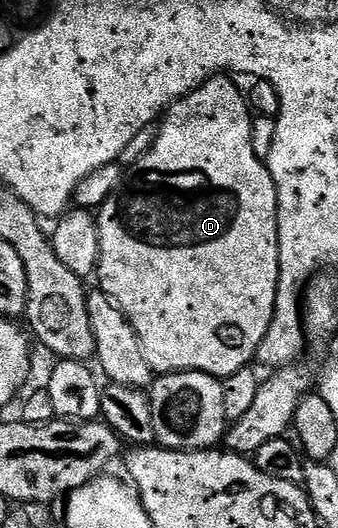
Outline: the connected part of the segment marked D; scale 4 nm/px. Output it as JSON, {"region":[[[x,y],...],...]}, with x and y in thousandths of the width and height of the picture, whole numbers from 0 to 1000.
{"region":[[[672,142],[621,146],[559,180],[518,191],[467,231],[462,267],[435,292],[364,330],[364,343],[311,377],[287,400],[293,420],[293,525],[290,545],[322,557],[340,580],[370,597],[417,650],[417,672],[441,688],[450,708],[615,706],[624,714],[663,716],[689,703],[734,697],[757,682],[772,650],[796,627],[796,612],[814,595],[820,536],[825,534],[825,455],[820,453],[820,354],[808,331],[790,320],[781,299],[749,286],[749,216],[731,197],[722,170],[704,169]]]}

